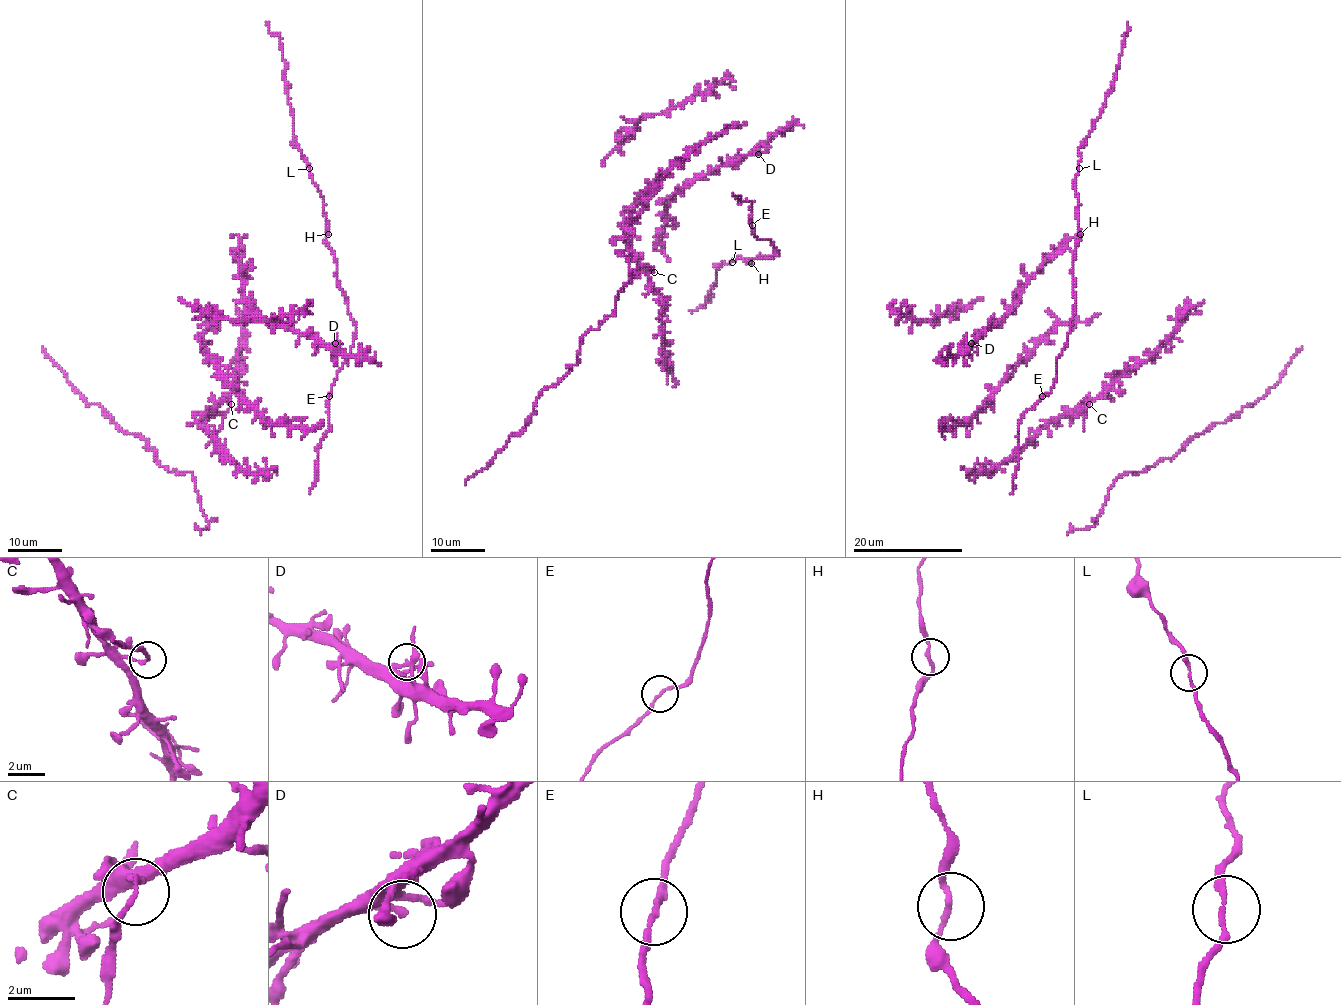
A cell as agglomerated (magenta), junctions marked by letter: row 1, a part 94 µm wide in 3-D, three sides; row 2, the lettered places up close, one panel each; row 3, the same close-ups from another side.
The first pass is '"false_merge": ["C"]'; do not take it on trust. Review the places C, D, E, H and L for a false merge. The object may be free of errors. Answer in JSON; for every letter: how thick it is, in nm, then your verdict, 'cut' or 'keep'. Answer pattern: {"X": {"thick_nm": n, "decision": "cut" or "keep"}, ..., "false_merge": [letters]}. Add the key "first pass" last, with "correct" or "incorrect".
{"C": {"thick_nm": 150, "decision": "cut"}, "D": {"thick_nm": 170, "decision": "keep"}, "E": {"thick_nm": 160, "decision": "keep"}, "H": {"thick_nm": 160, "decision": "keep"}, "L": {"thick_nm": 160, "decision": "keep"}, "false_merge": ["C"], "first pass": "correct"}

